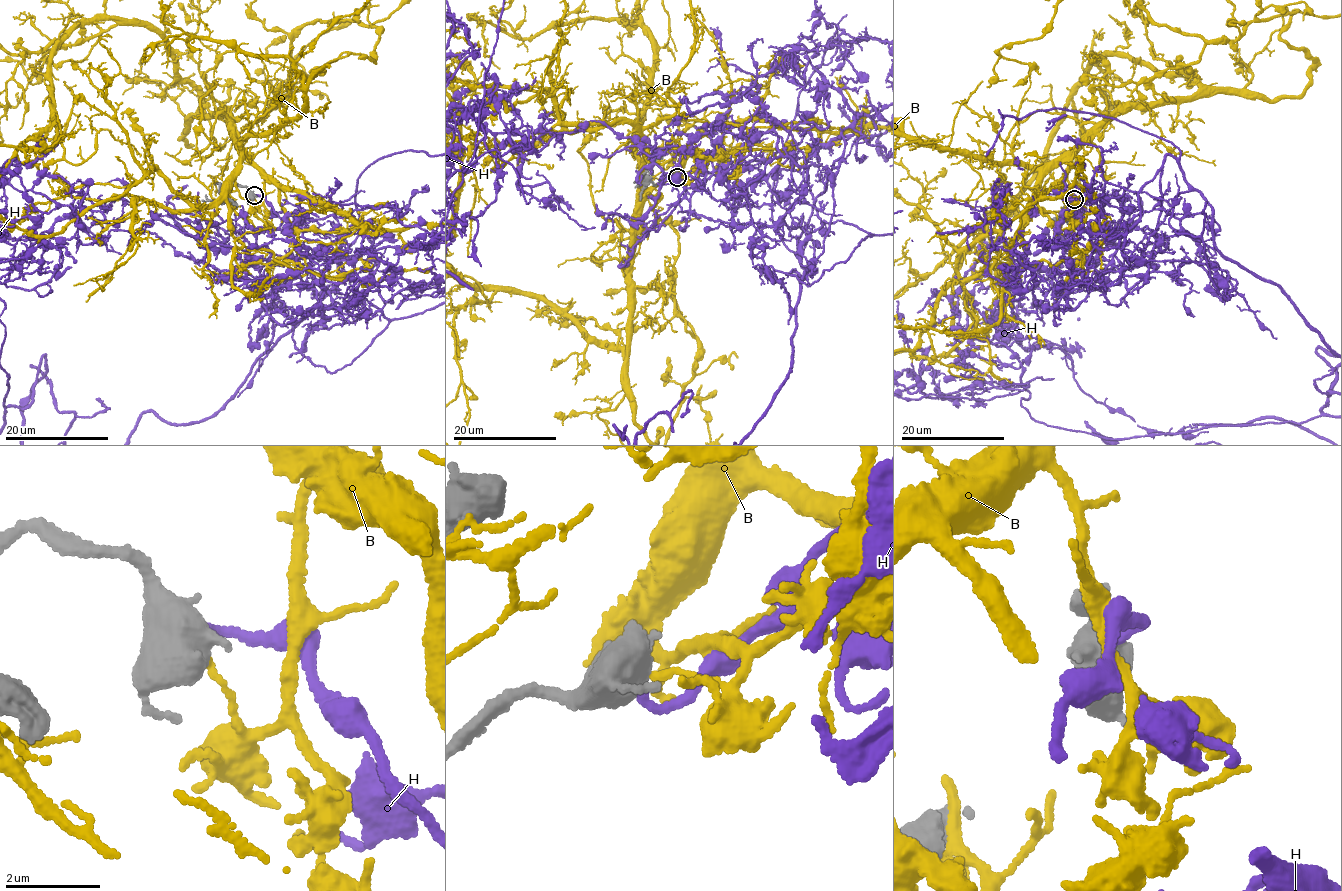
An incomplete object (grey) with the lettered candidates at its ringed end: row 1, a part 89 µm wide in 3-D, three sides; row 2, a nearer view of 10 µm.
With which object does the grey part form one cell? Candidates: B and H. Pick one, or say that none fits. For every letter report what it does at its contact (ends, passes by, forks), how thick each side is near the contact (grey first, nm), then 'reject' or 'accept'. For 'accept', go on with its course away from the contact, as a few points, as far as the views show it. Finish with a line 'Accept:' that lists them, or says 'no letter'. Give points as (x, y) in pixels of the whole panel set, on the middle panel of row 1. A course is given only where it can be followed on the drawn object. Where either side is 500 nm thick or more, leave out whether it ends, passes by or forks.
B: 550 nm thick on the grey side, 130 nm on the other; reject
H: 750 nm thick on the grey side, 180 nm on the other; accept
Accept: H

